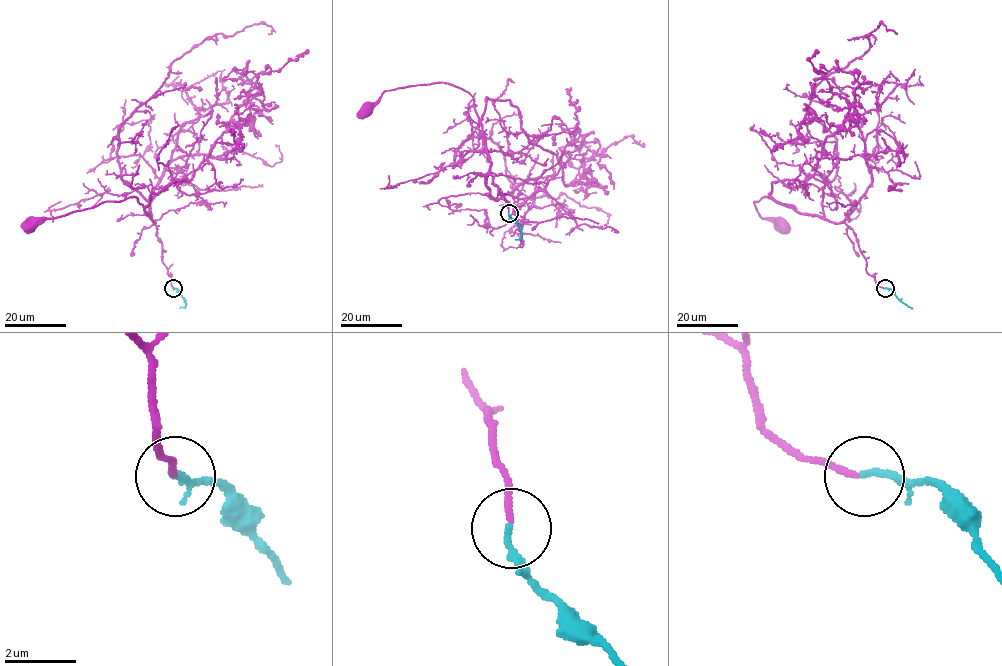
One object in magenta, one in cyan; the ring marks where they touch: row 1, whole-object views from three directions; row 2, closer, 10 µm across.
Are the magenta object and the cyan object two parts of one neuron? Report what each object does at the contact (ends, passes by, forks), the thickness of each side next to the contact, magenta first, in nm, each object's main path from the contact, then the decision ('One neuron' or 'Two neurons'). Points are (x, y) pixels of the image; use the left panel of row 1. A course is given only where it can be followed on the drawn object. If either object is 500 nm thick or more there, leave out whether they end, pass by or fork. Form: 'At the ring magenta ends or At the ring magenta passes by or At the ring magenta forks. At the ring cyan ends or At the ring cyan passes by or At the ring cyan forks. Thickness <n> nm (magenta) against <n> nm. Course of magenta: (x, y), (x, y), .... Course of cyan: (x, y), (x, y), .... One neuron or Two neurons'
At the ring magenta ends. At the ring cyan ends. Thickness 160 nm (magenta) against 180 nm. Course of magenta: (173, 287), (154, 222), (135, 197), (102, 202), (57, 217), (36, 218), (30, 224). Course of cyan: (173, 287), (185, 303), (179, 308). One neuron

